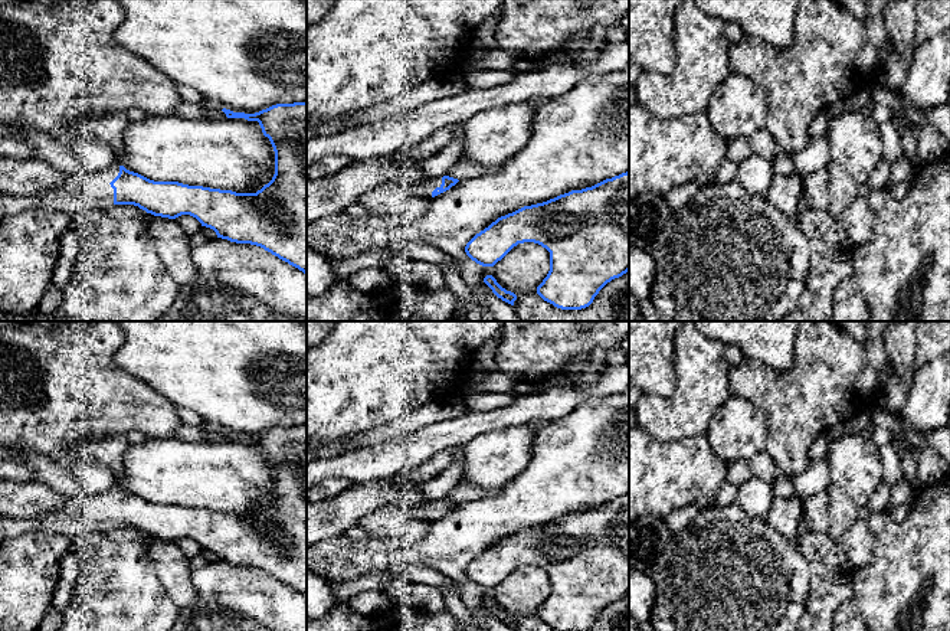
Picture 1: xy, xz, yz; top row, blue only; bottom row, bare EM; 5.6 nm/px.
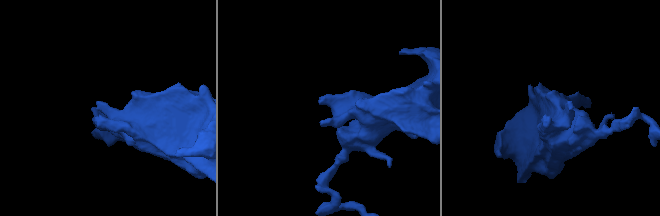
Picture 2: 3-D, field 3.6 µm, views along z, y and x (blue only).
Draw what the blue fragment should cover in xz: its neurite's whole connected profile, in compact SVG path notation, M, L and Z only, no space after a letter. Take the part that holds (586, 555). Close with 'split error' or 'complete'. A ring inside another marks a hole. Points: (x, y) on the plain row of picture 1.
M629 494L498 540L465 569L482 589L494 589L514 569L534 565L550 575L550 594L537 617L557 631L586 631L612 602L629 594Z; complete

